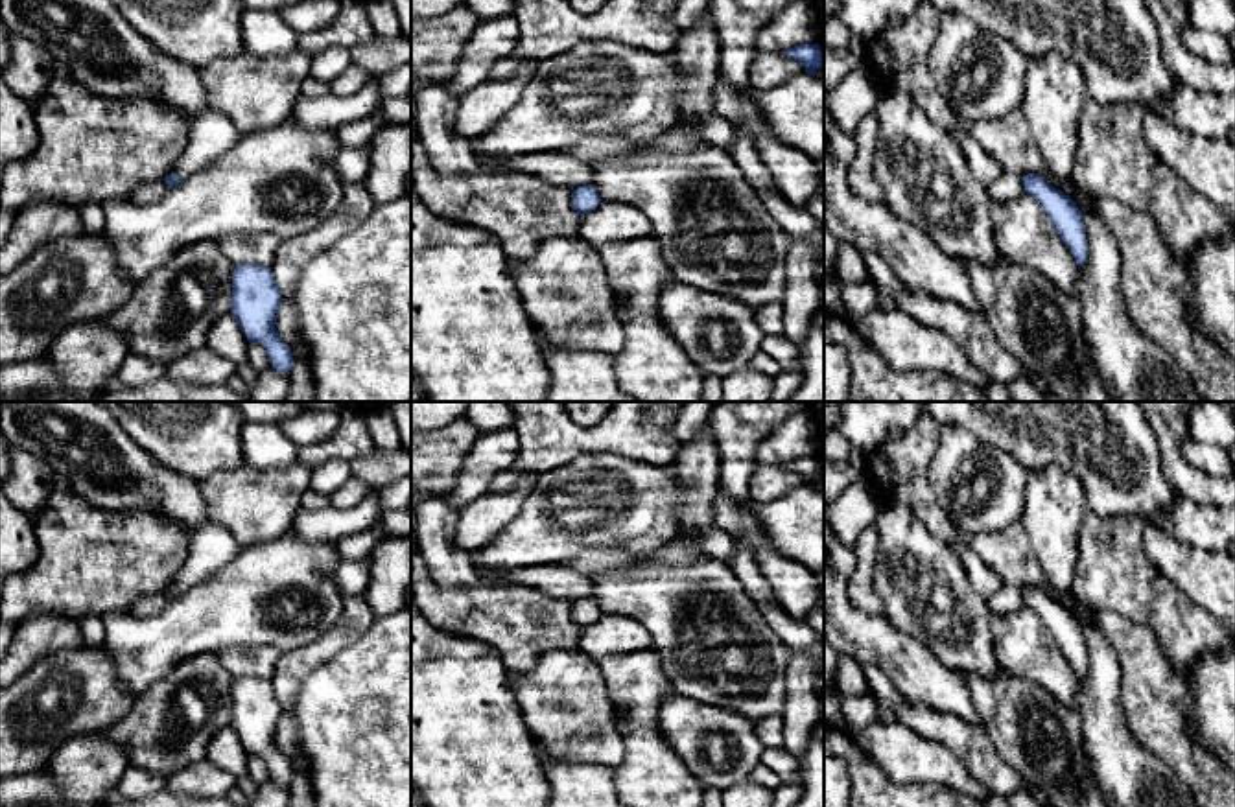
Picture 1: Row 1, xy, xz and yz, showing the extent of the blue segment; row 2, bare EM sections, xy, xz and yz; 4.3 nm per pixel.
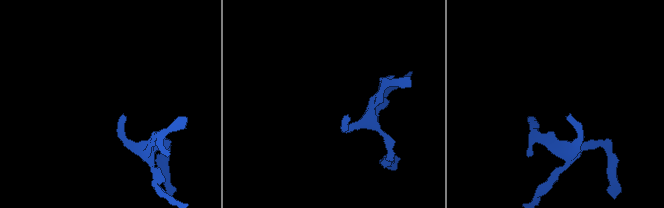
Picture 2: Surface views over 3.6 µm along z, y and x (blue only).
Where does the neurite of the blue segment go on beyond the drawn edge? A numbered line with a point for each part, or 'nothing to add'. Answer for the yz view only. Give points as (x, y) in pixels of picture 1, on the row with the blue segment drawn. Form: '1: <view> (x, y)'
1: yz (1007, 187)

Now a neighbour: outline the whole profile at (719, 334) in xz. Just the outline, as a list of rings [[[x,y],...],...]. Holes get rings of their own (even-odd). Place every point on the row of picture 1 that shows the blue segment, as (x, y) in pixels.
[[[671,280],[660,293],[660,317],[704,376],[719,380],[748,368],[765,332],[754,308],[723,293]]]

